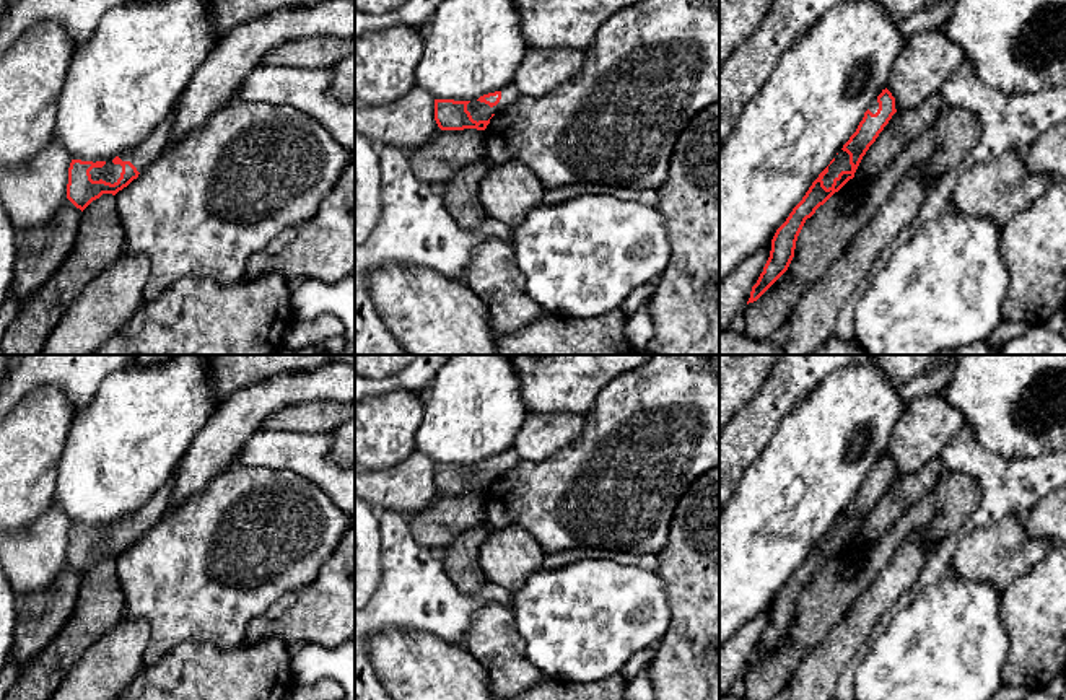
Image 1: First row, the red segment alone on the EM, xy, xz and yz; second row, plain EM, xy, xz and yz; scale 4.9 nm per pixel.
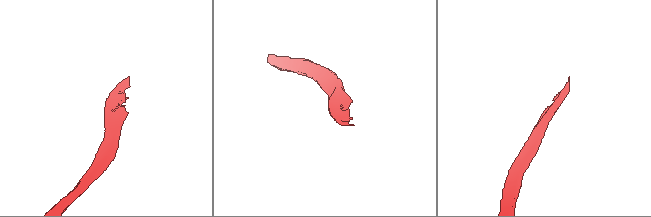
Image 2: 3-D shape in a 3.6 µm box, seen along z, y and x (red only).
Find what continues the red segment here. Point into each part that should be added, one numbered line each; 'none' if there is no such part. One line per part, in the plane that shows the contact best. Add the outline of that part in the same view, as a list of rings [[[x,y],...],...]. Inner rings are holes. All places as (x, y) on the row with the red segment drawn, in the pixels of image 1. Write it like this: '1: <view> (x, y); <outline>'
1: yz (842, 160); [[[843,150],[838,151],[835,161],[828,166],[828,173],[824,176],[824,186],[828,189],[833,184],[833,179],[838,177],[841,171],[851,171],[850,155]]]

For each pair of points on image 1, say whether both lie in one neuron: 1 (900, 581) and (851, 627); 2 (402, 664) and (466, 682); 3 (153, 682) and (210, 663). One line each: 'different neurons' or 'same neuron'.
1: same neuron
2: same neuron
3: same neuron

